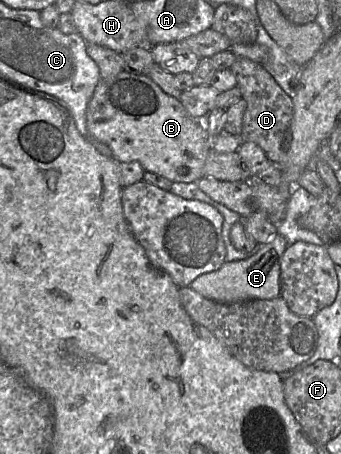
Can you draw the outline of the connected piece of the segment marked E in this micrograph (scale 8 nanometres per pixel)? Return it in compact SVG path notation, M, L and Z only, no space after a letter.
M276 234L249 258L224 262L219 269L198 276L189 286L203 297L223 304L276 298L280 296L280 259L287 247L286 239Z

